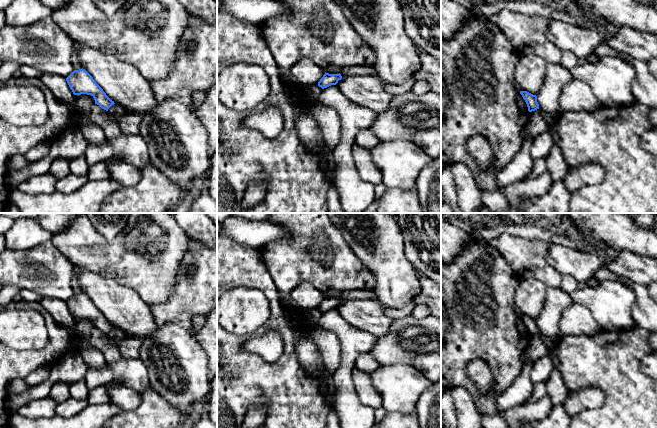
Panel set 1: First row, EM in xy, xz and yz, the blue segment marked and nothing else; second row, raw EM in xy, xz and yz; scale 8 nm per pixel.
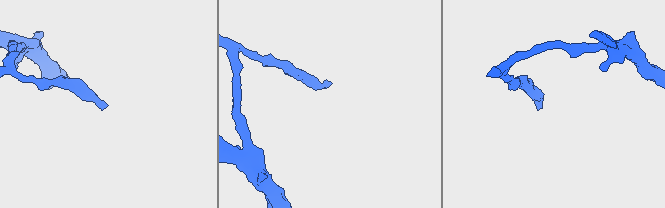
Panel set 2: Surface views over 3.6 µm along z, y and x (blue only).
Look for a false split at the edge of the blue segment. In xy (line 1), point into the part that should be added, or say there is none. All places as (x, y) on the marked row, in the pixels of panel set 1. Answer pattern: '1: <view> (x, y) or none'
1: none

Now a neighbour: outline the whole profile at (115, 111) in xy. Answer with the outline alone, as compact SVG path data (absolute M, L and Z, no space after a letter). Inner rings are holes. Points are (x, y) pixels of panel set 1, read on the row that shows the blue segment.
M114 104L108 109L108 114L110 117L112 117L114 120L118 121L119 118L125 114L125 110L120 105Z

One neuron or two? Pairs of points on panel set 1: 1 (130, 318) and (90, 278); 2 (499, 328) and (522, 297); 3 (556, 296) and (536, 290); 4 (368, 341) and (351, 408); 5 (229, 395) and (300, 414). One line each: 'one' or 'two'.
1: one
2: two
3: two
4: one
5: one

